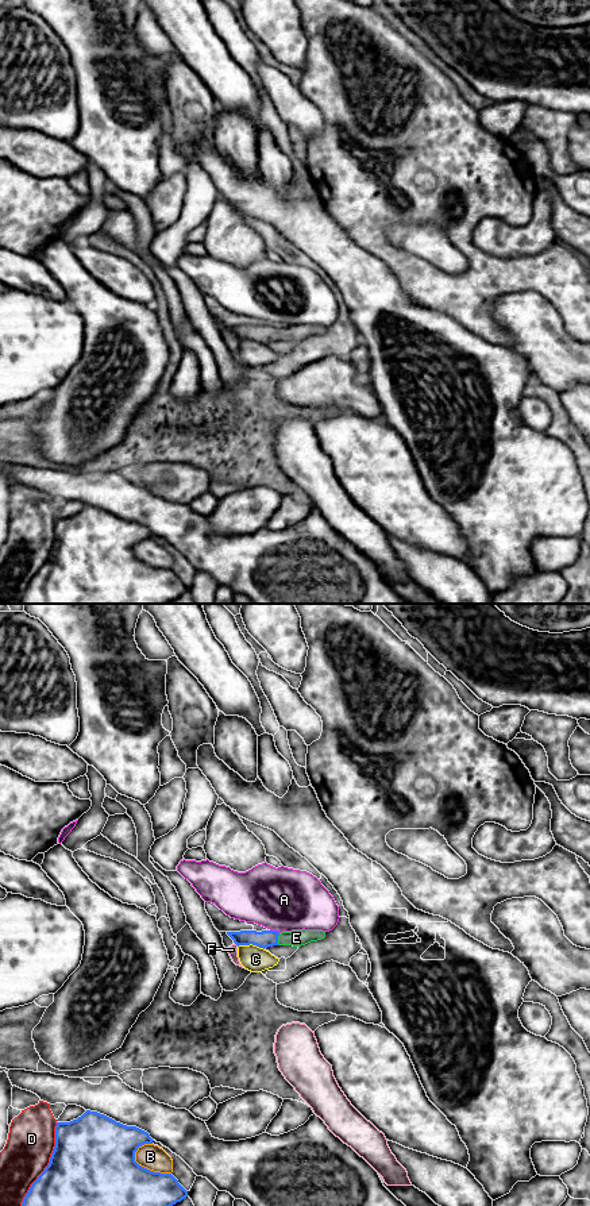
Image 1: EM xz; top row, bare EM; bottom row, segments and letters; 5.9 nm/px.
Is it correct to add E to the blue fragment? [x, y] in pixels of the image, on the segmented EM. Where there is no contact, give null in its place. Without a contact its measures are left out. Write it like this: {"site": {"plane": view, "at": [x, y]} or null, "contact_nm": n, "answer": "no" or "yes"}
{"site": {"plane": "xz", "at": [277, 939]}, "contact_nm": 70, "answer": "yes"}

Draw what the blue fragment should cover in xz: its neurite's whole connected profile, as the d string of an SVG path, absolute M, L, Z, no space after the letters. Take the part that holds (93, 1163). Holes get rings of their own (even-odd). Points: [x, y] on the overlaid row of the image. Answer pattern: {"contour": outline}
{"contour": "M90 1110L70 1122L57 1122L50 1163L22 1206L173 1206L188 1191L171 1174L154 1172L135 1161L138 1148L153 1141L147 1132Z"}

